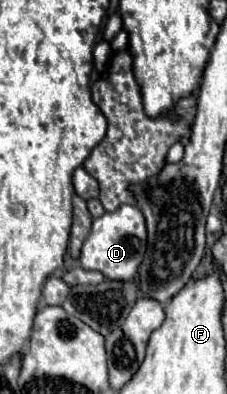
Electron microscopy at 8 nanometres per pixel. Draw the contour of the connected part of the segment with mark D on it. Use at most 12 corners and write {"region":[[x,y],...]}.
{"region":[[123,204],[93,220],[81,266],[131,280],[147,250],[145,218]]}

